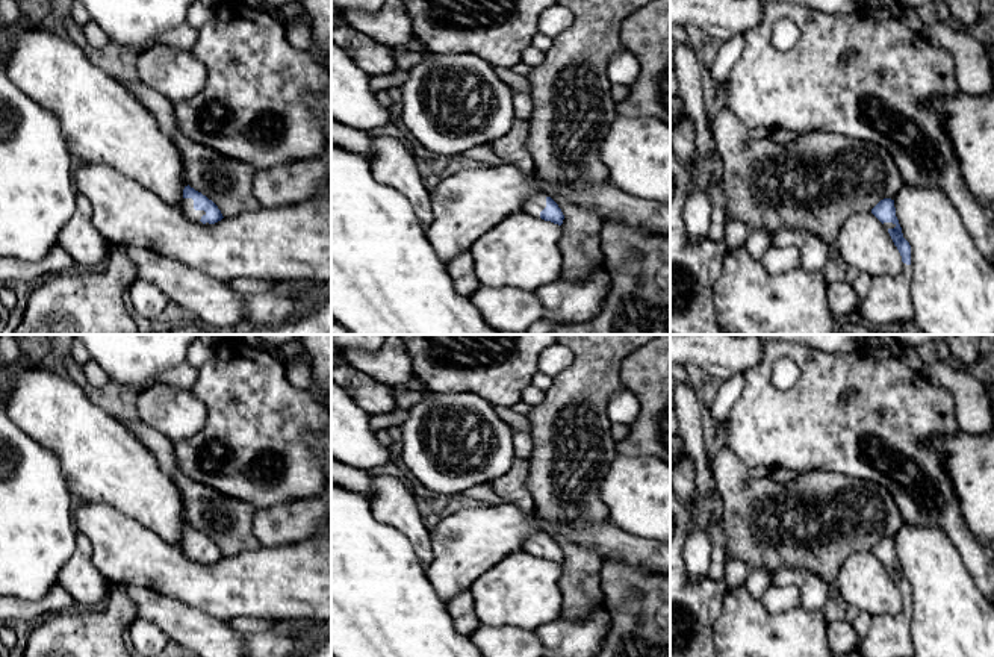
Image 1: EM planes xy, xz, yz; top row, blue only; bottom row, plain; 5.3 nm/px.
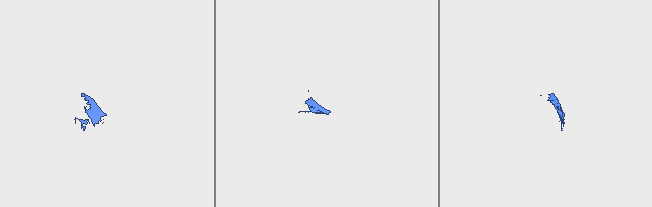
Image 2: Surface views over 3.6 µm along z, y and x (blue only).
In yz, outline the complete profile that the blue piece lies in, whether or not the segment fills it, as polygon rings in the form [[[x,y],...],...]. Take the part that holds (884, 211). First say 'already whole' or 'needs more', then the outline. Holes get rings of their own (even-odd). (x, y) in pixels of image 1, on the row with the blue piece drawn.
needs more | [[[884,198],[871,213],[888,230],[897,247],[903,266],[896,276],[873,277],[867,297],[861,301],[859,313],[873,327],[914,321],[911,301],[911,245],[903,238],[896,216],[894,200]]]

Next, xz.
needs more | [[[537,194],[536,197],[527,200],[522,210],[534,218],[542,218],[558,226],[561,226],[564,220],[558,204],[551,197],[543,194]]]

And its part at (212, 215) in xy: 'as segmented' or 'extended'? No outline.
extended

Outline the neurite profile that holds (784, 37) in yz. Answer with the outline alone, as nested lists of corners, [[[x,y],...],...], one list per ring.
[[[779,20],[772,30],[772,45],[776,50],[787,51],[794,48],[800,38],[800,30],[791,20]]]

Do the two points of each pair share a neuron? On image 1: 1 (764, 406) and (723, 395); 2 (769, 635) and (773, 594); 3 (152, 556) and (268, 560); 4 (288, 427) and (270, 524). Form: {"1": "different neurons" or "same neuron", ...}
{"1": "different neurons", "2": "different neurons", "3": "same neuron", "4": "different neurons"}

